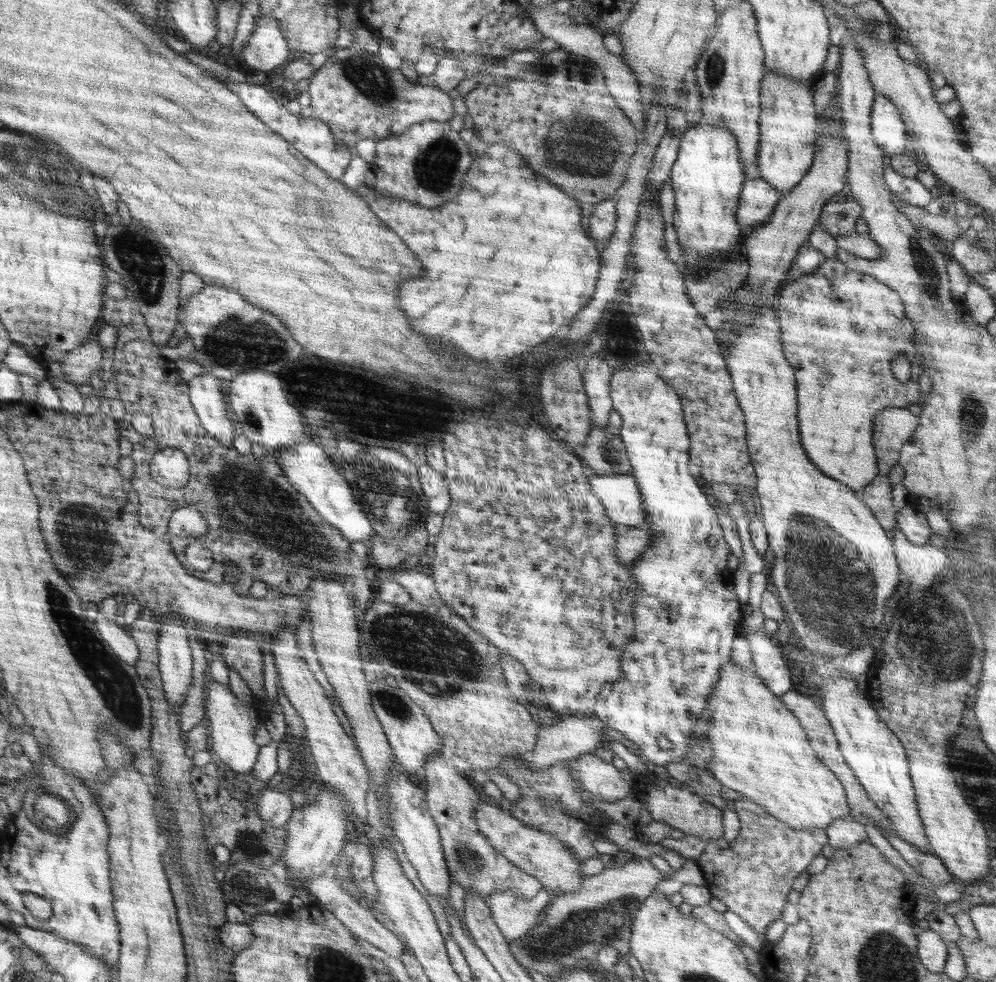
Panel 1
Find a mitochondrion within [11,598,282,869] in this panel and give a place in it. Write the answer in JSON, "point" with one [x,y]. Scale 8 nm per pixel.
{"point":[53,797]}

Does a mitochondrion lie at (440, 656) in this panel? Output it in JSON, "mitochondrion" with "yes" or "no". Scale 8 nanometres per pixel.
{"mitochondrion":"yes"}

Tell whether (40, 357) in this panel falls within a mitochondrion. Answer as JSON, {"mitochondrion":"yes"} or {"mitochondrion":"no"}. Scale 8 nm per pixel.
{"mitochondrion":"no"}

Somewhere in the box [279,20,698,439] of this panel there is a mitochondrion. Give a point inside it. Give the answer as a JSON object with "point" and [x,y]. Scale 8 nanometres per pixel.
{"point":[585,152]}

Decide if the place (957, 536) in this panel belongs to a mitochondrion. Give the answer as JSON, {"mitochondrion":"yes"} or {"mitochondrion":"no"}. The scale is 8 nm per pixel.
{"mitochondrion":"no"}

